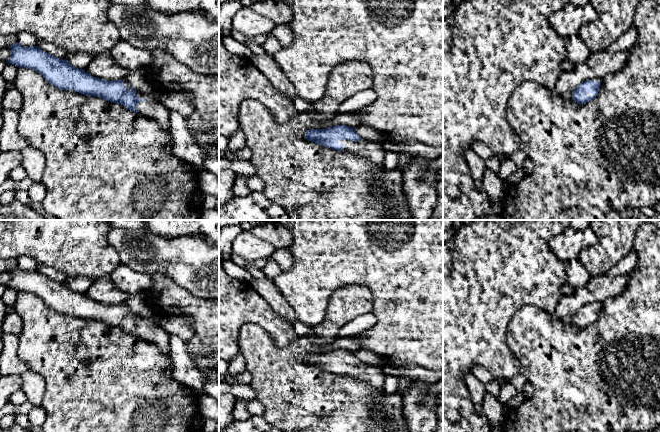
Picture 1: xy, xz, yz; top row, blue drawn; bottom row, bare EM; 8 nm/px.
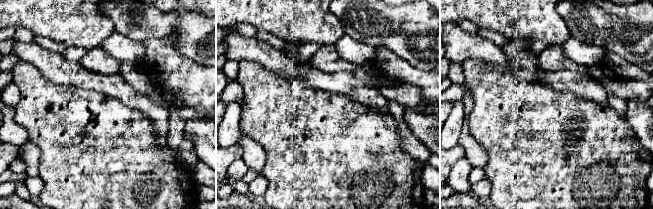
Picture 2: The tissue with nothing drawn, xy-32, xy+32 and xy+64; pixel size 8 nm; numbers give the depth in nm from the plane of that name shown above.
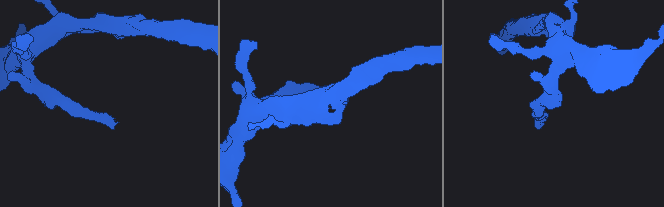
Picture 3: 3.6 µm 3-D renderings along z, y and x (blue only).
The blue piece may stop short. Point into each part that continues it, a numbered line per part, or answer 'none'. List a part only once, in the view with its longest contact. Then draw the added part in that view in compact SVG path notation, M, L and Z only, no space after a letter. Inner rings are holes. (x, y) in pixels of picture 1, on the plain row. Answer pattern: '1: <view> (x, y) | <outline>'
1: xz (372, 374) | M360 363L358 365L338 364L338 369L344 368L343 375L369 383L373 388L384 391L385 374L381 366Z

